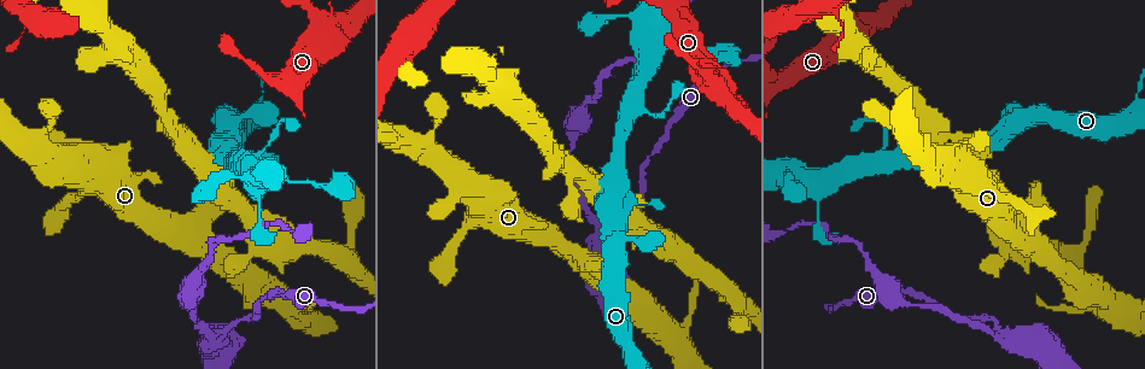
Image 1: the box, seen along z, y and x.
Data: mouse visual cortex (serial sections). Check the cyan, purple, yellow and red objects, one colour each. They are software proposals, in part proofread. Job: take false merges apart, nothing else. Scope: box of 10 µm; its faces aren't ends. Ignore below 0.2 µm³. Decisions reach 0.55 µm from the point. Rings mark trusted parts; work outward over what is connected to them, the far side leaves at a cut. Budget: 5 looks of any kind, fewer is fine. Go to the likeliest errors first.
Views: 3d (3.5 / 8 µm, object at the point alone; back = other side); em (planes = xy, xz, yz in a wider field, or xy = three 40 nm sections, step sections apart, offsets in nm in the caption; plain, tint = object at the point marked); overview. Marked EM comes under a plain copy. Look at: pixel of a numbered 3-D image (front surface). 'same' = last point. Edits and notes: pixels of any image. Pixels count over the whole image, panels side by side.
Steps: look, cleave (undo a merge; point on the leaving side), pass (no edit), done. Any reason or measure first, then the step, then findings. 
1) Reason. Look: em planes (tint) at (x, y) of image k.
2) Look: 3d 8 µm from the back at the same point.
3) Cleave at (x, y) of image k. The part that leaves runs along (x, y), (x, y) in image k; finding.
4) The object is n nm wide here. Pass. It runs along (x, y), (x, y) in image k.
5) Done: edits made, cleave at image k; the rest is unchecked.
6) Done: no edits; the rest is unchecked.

Look: 3d 3.5 µm at (1002, 332) of image 1.

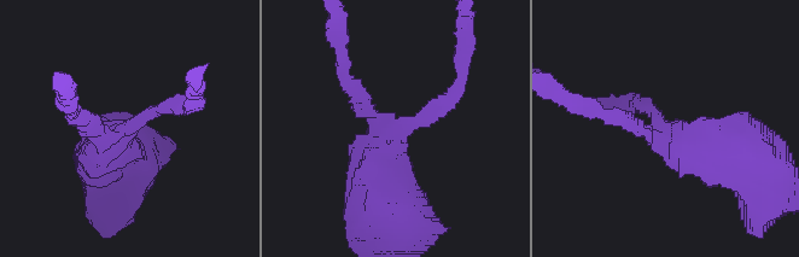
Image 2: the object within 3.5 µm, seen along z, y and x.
Now the EM. Look: em xy step 5 (tint) at (664, 128) of image 2.

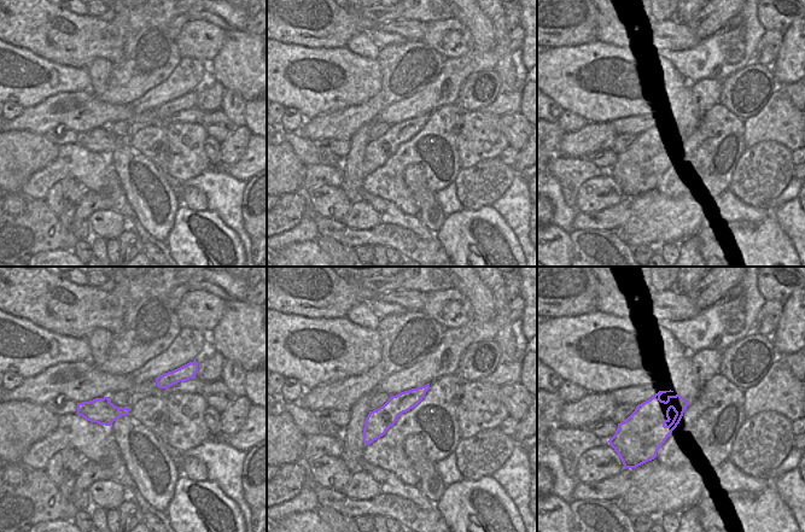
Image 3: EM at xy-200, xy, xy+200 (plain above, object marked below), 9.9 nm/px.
3 arms meet here; the arms are 200, 200, 500 nm wide. Pass. It runs along (424, 389), (400, 403), (368, 440) in image 3; continuous, no second cell.

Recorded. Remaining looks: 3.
Thick turns thin. Look: em planes (tint) at (706, 76) of image 1.

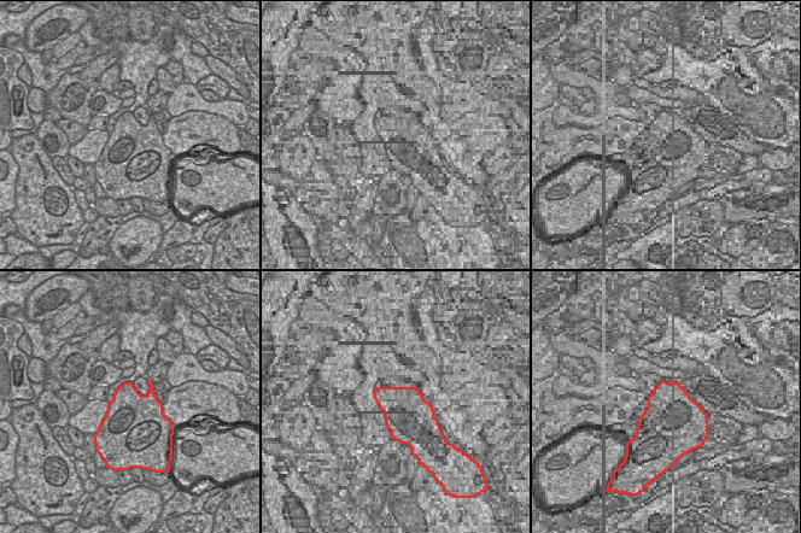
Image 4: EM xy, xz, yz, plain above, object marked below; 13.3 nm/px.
Look: 3d 3.5 µm at the same point.

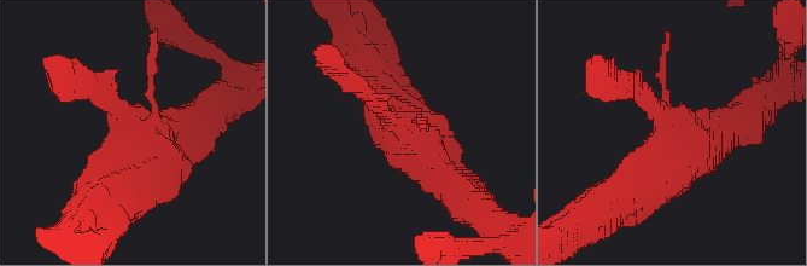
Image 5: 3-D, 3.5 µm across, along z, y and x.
The object is 750 nm wide here. Pass. It runs along (373, 81), (396, 125), (458, 192) in image 5; continuous, no second cell.

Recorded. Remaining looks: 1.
Done: no edits; the rest is unchecked.

